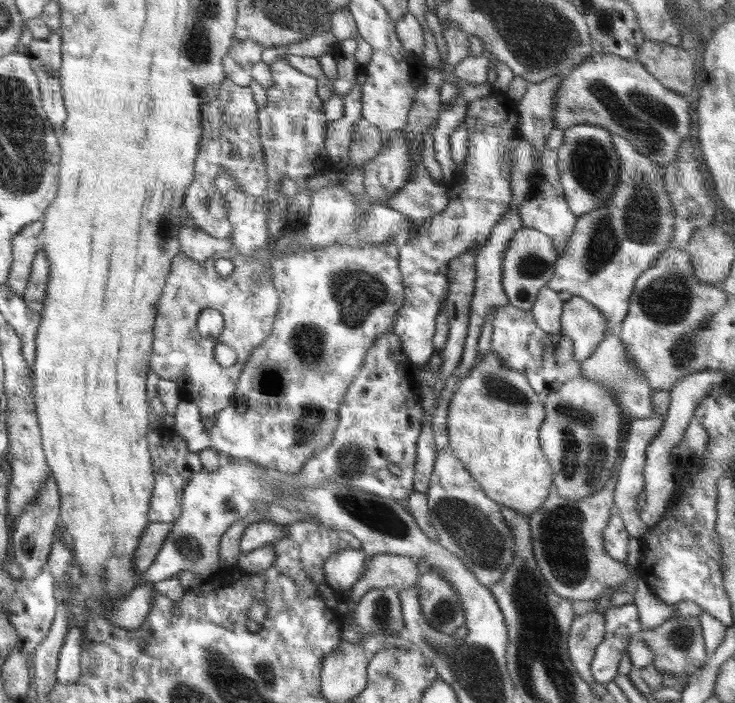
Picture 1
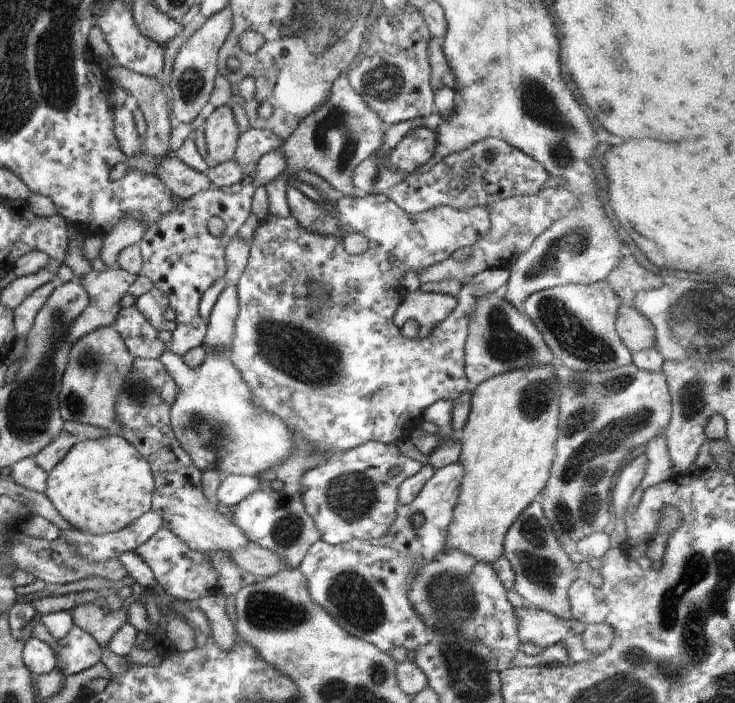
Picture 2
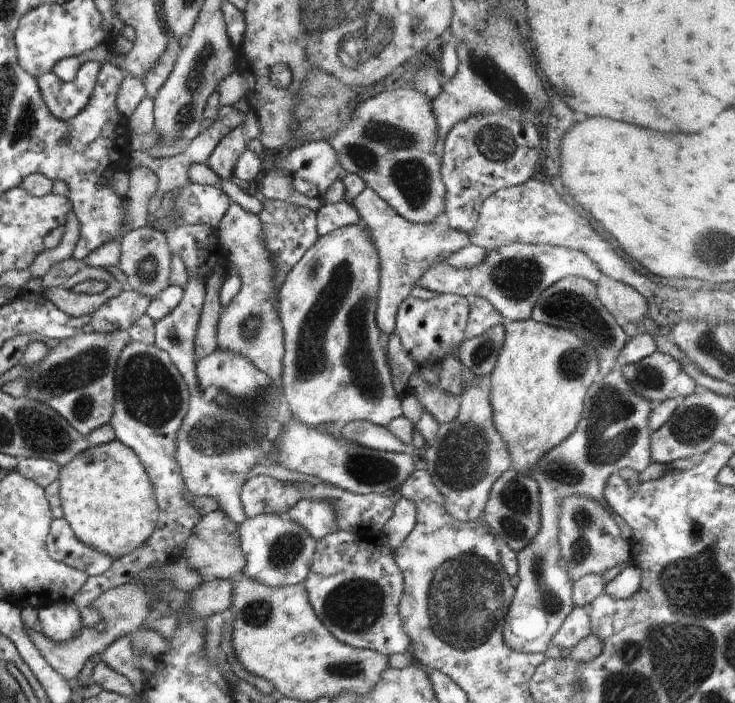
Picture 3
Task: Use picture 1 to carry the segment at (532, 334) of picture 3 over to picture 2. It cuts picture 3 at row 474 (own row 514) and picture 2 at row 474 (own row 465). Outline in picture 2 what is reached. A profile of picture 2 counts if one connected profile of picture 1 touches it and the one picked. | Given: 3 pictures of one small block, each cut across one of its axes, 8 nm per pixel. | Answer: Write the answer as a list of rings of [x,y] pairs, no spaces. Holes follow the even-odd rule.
[[[553,363],[504,372],[474,388],[471,392],[470,412],[459,435],[459,462],[464,466],[464,474],[452,522],[448,525],[446,548],[458,548],[460,552],[490,565],[503,555],[503,542],[508,529],[530,503],[540,496],[550,478],[550,468],[556,458],[559,416],[560,388]]]

